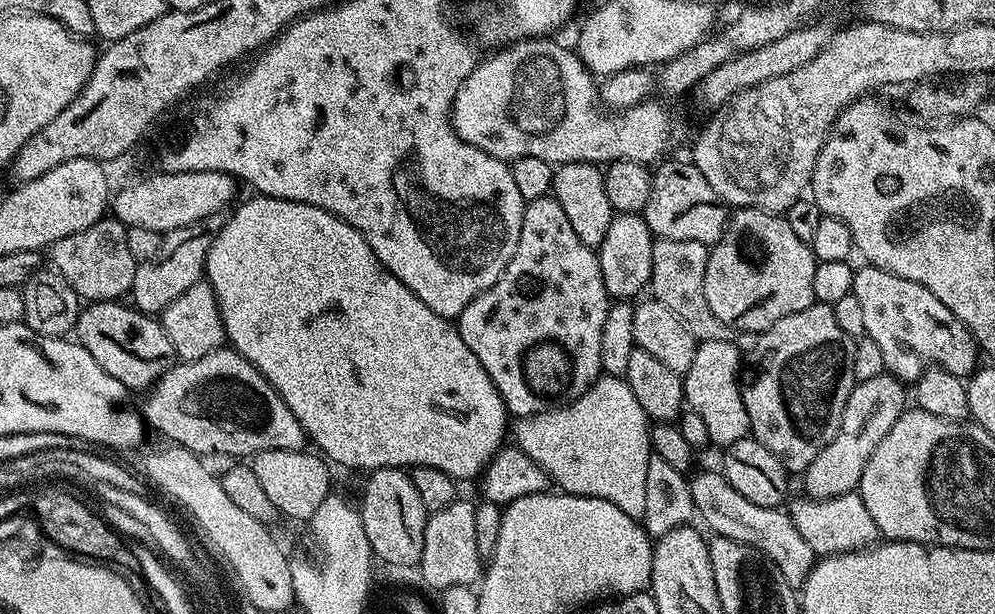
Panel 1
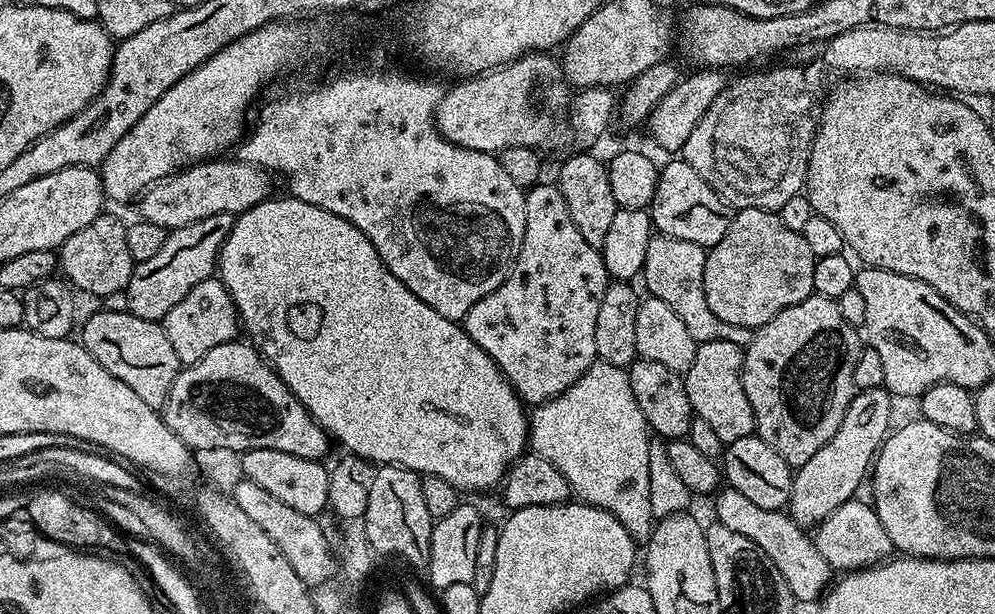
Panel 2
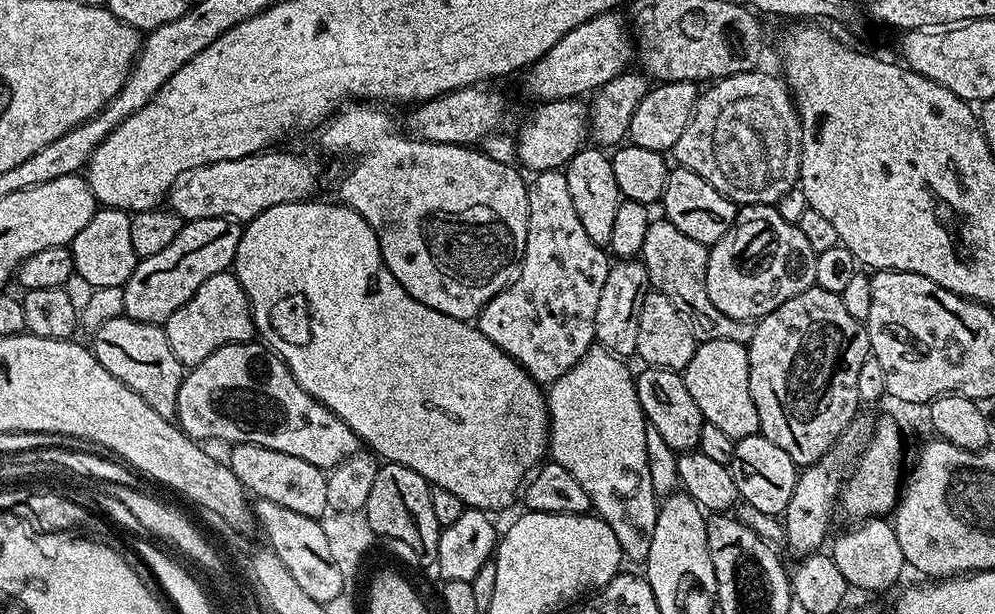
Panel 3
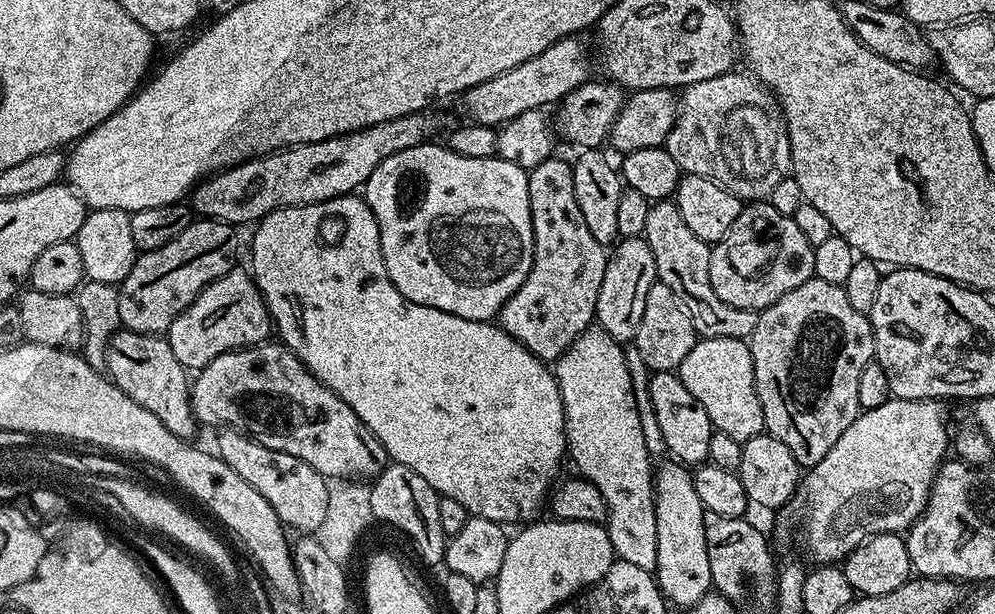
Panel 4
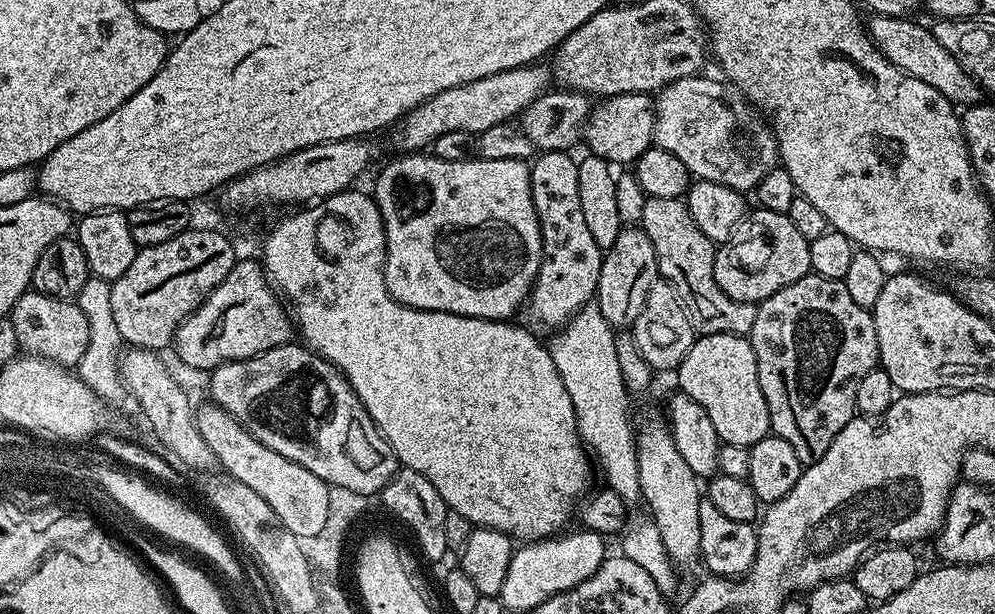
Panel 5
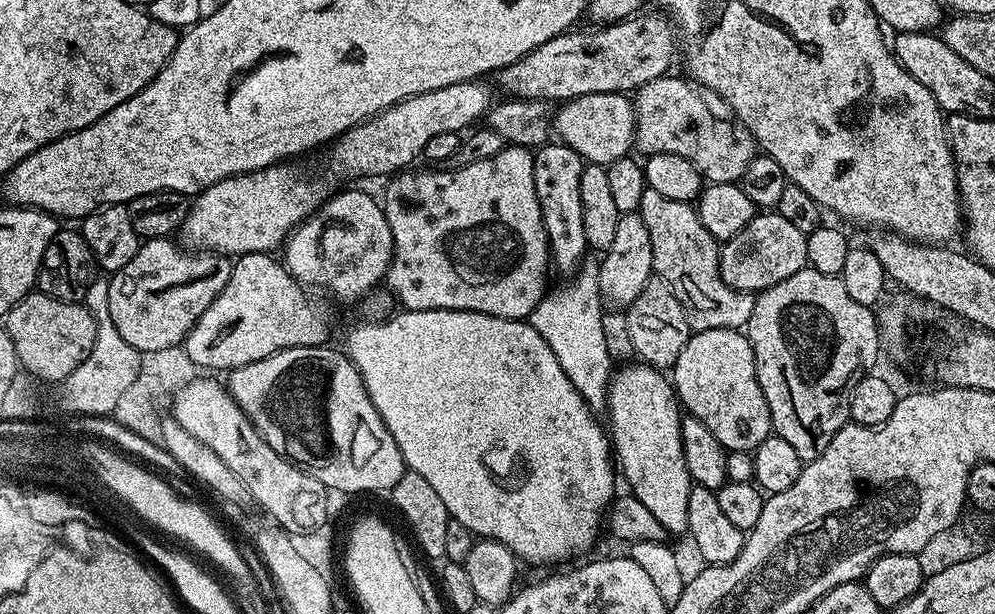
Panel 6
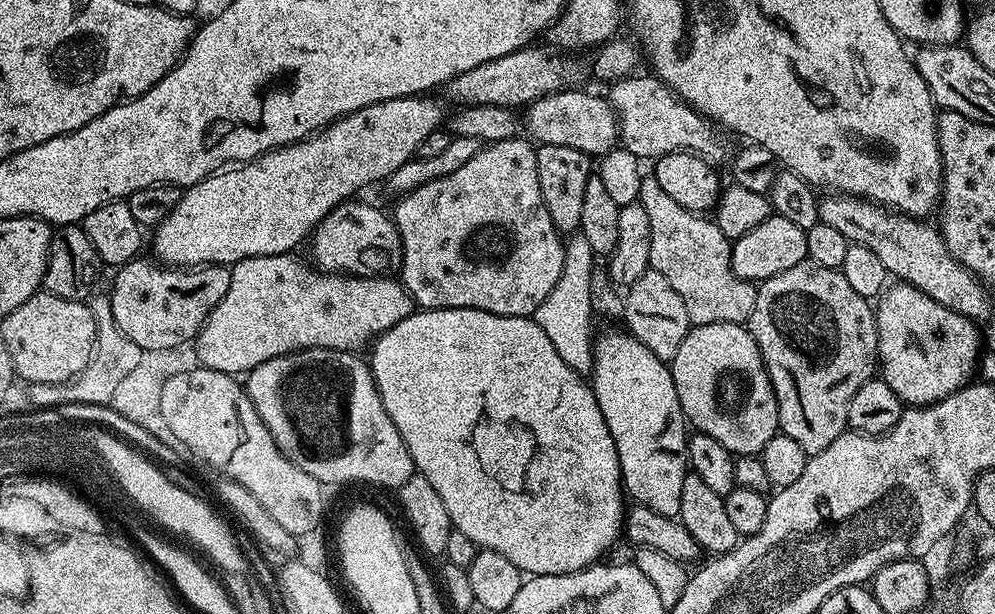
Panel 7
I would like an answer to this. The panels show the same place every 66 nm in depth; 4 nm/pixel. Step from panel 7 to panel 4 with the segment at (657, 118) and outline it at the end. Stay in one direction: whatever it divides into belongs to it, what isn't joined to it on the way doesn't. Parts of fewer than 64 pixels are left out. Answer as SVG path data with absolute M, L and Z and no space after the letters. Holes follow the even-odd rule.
M733 70L683 89L666 147L681 173L710 178L741 201L760 202L791 173L792 147L780 103L759 80L748 76Z

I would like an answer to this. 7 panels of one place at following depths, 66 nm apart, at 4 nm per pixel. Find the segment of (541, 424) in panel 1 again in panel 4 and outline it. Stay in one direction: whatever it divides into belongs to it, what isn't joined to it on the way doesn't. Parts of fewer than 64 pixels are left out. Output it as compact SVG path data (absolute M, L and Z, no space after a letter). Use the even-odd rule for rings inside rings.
M599 326L588 327L555 361L554 375L560 383L562 394L566 452L570 460L576 463L576 468L580 471L577 473L598 486L602 492L612 551L619 559L652 572L658 562L654 460L646 450L646 438L642 438L642 422L638 422L636 399L630 386L630 370L626 366L621 341L610 338L610 334L606 334L606 330Z

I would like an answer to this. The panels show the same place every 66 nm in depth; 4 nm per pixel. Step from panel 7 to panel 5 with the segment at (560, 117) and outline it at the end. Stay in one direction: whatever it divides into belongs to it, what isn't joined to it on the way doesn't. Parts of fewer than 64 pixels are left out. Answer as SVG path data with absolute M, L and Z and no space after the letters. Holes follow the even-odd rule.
M631 92L630 94L618 94L617 96L609 96L601 99L600 104L591 109L590 115L582 129L582 140L586 145L587 151L594 156L600 156L607 160L613 166L619 164L635 165L636 160L641 156L647 148L653 147L654 144L654 126L656 125L656 109L654 100L649 93Z

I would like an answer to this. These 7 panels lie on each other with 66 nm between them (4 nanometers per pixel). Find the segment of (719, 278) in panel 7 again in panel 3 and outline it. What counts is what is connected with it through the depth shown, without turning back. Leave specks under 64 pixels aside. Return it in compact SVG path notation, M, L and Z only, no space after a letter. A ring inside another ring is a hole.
M657 218L657 220L653 219L648 225L646 238L640 247L640 256L648 271L649 285L655 291L666 294L666 298L670 298L670 302L674 302L674 306L678 306L680 313L692 325L692 332L695 334L697 341L729 340L730 342L738 342L745 346L752 341L754 330L756 329L755 323L750 320L735 320L726 314L722 314L722 310L718 310L718 306L714 306L714 302L710 302L710 294L706 294L708 248L705 244L694 242L694 238L689 238L687 234L682 234L682 230L678 230L678 226L674 226L669 220Z

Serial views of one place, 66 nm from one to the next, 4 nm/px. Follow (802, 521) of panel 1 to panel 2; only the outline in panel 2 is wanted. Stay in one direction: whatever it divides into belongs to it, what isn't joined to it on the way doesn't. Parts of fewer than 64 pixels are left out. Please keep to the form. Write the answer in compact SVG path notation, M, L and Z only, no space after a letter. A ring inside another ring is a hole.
M860 498L847 500L842 506L838 506L838 510L834 510L834 514L816 525L814 539L822 558L826 558L833 570L844 574L873 567L889 559L894 552L890 534L886 534L886 526L882 526L875 507L868 502L863 504Z

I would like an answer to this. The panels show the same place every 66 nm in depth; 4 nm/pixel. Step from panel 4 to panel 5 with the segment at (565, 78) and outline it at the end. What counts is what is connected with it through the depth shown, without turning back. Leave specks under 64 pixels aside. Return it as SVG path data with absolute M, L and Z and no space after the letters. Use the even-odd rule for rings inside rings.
M533 62L522 68L502 70L498 74L490 74L486 78L478 78L474 82L466 82L462 86L454 86L450 90L442 90L434 98L430 98L417 108L411 108L403 117L404 148L408 154L427 149L442 134L450 134L450 130L466 130L479 134L490 130L490 126L507 124L524 112L530 102L534 102L550 88L550 72L543 68L543 63Z

